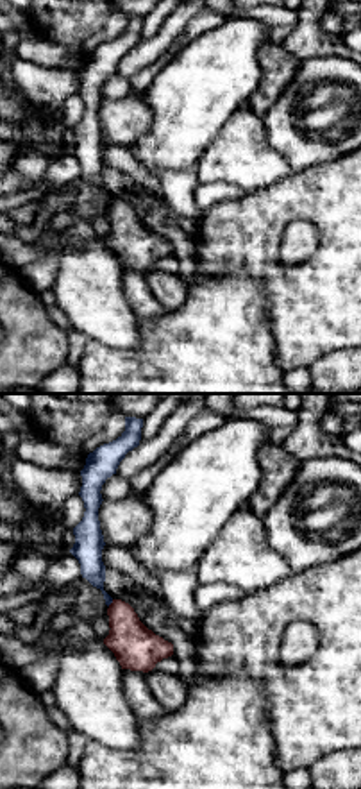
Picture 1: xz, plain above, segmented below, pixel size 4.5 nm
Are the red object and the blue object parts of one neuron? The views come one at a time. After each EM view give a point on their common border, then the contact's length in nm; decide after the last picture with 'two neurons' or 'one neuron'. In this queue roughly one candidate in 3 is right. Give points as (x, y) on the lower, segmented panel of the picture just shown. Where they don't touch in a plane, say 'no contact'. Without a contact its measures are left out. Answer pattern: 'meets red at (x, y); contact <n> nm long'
meets red at (111, 603); contact 40 nm long

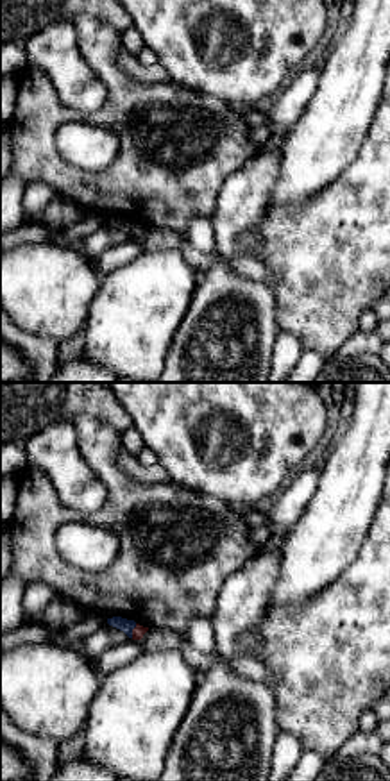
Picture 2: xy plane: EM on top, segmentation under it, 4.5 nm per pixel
meets red at (133, 631); contact 70 nm long

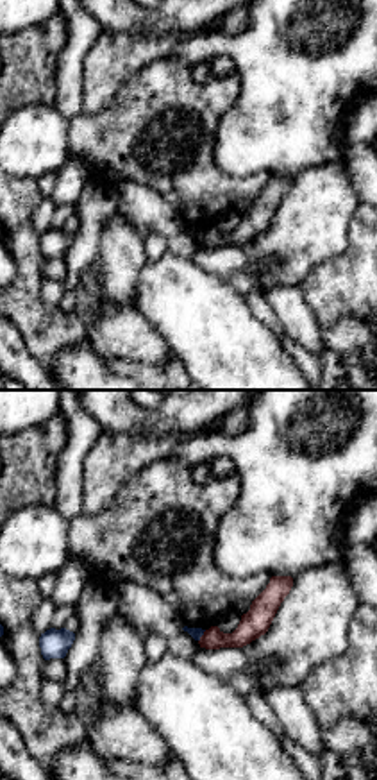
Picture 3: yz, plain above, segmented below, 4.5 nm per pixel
meets red at (202, 635); contact 70 nm long

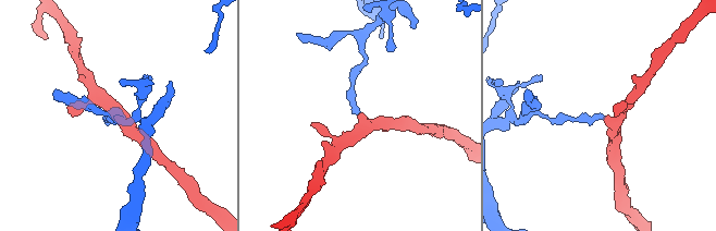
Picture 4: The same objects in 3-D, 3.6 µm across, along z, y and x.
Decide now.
two neurons

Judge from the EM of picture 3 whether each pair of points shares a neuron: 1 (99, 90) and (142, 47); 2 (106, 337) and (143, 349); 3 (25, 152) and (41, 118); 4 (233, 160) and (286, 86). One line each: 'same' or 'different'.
1: same
2: same
3: same
4: same

